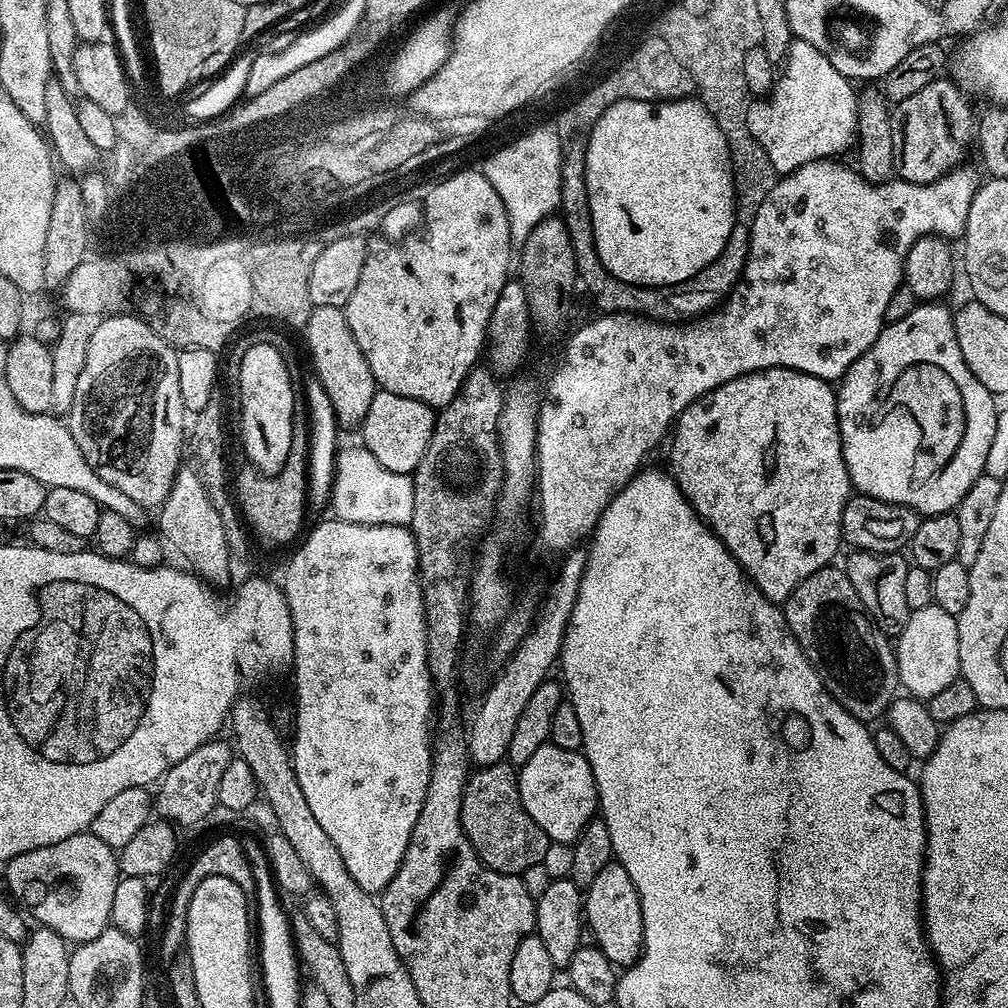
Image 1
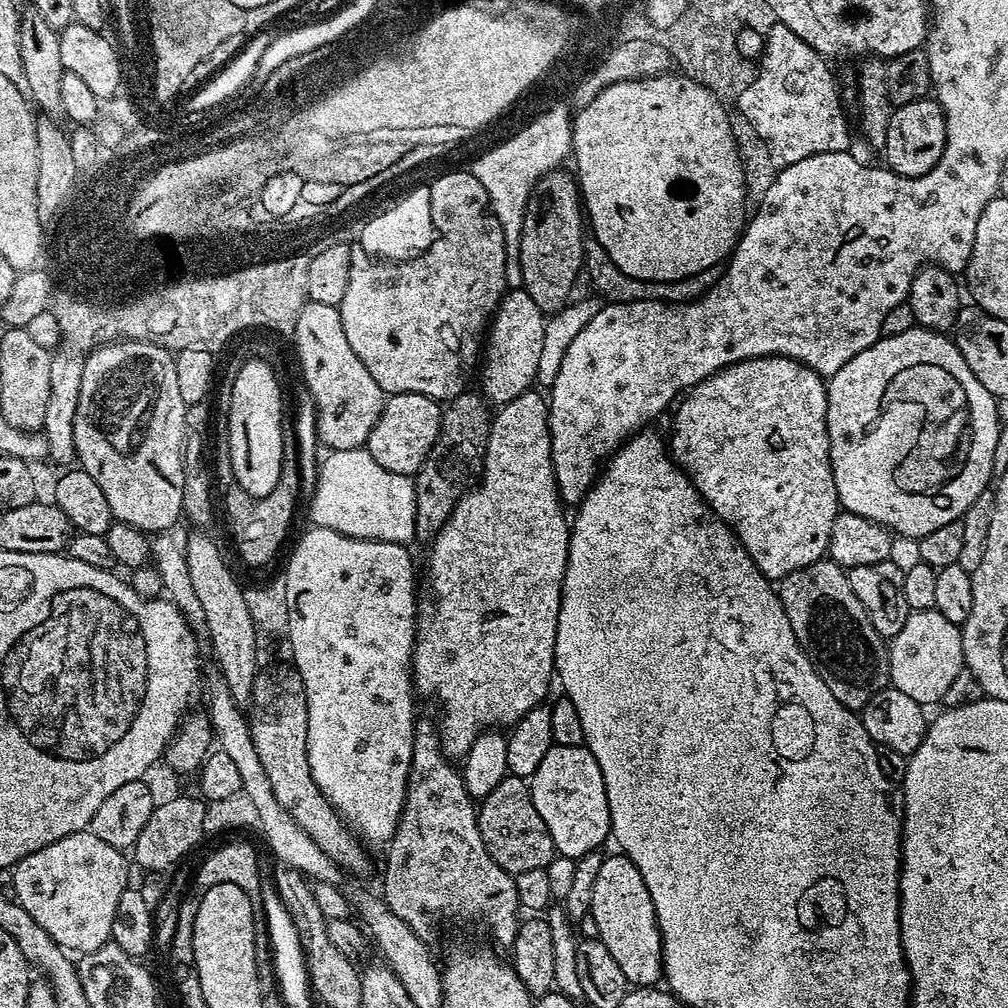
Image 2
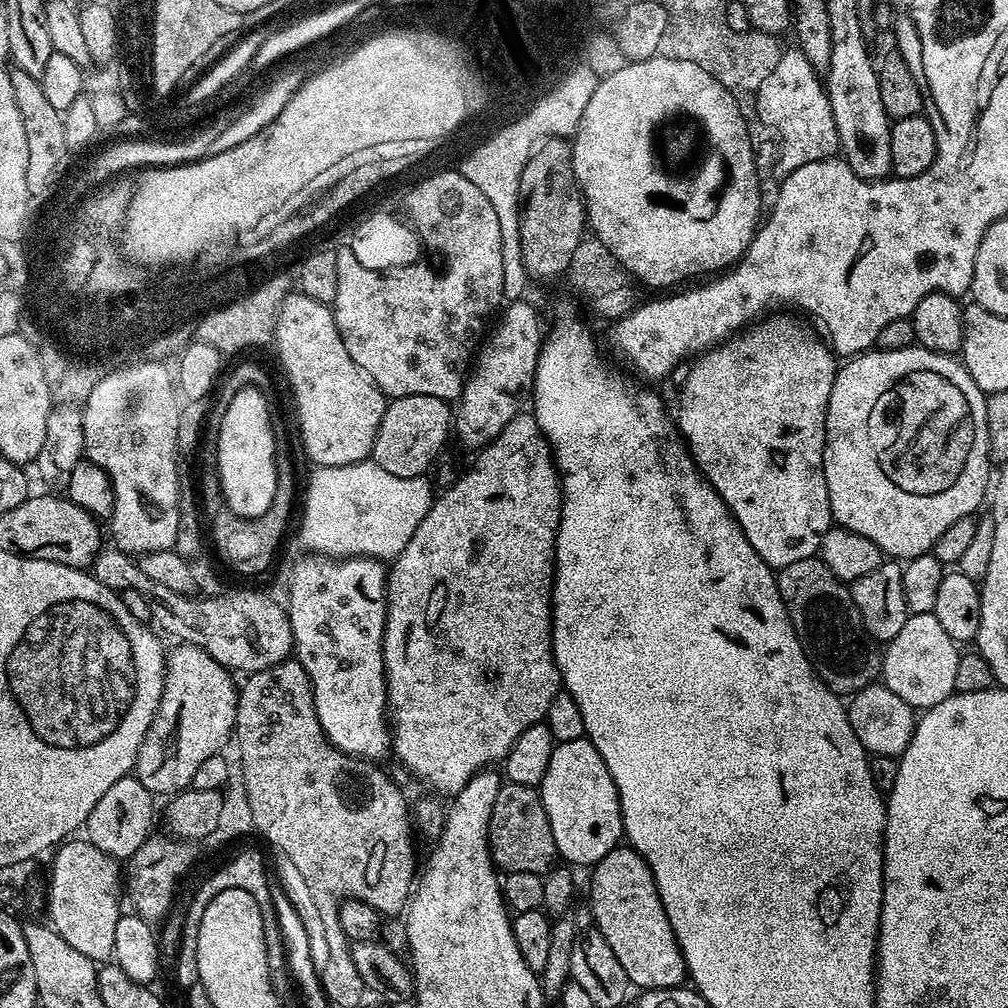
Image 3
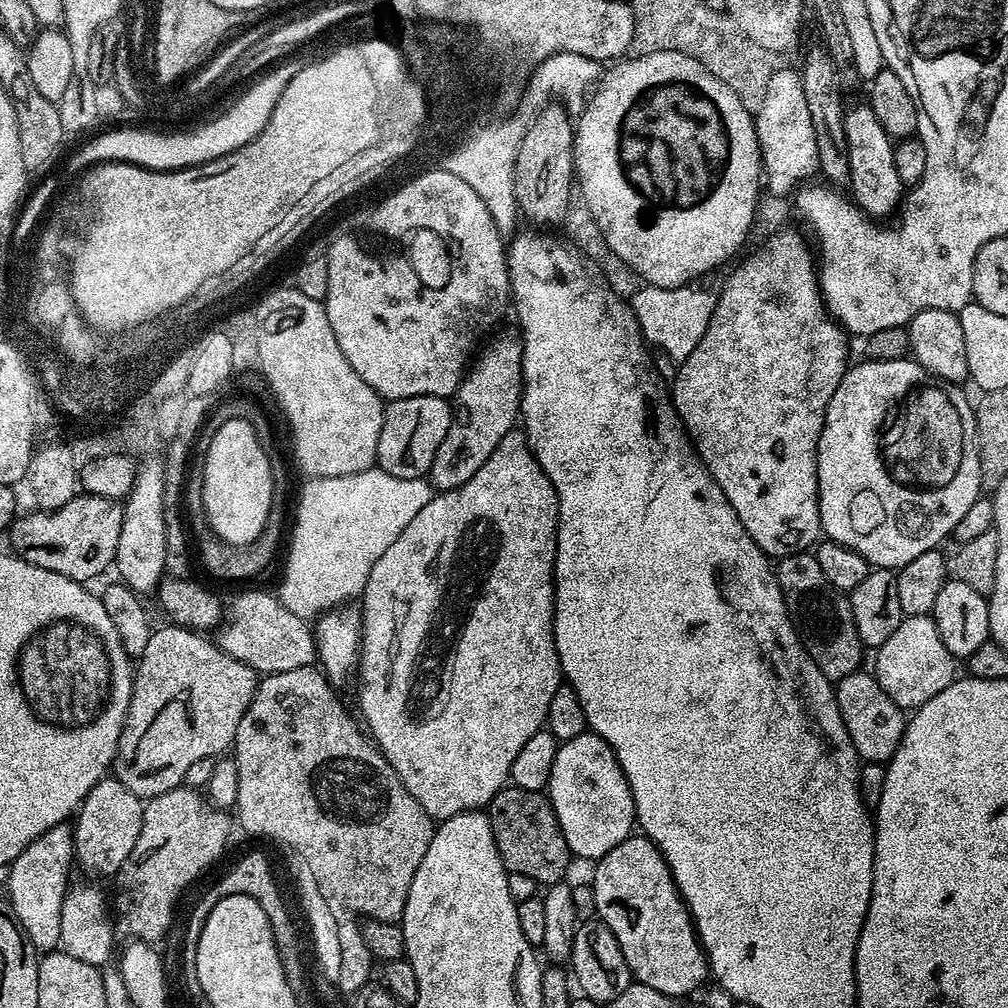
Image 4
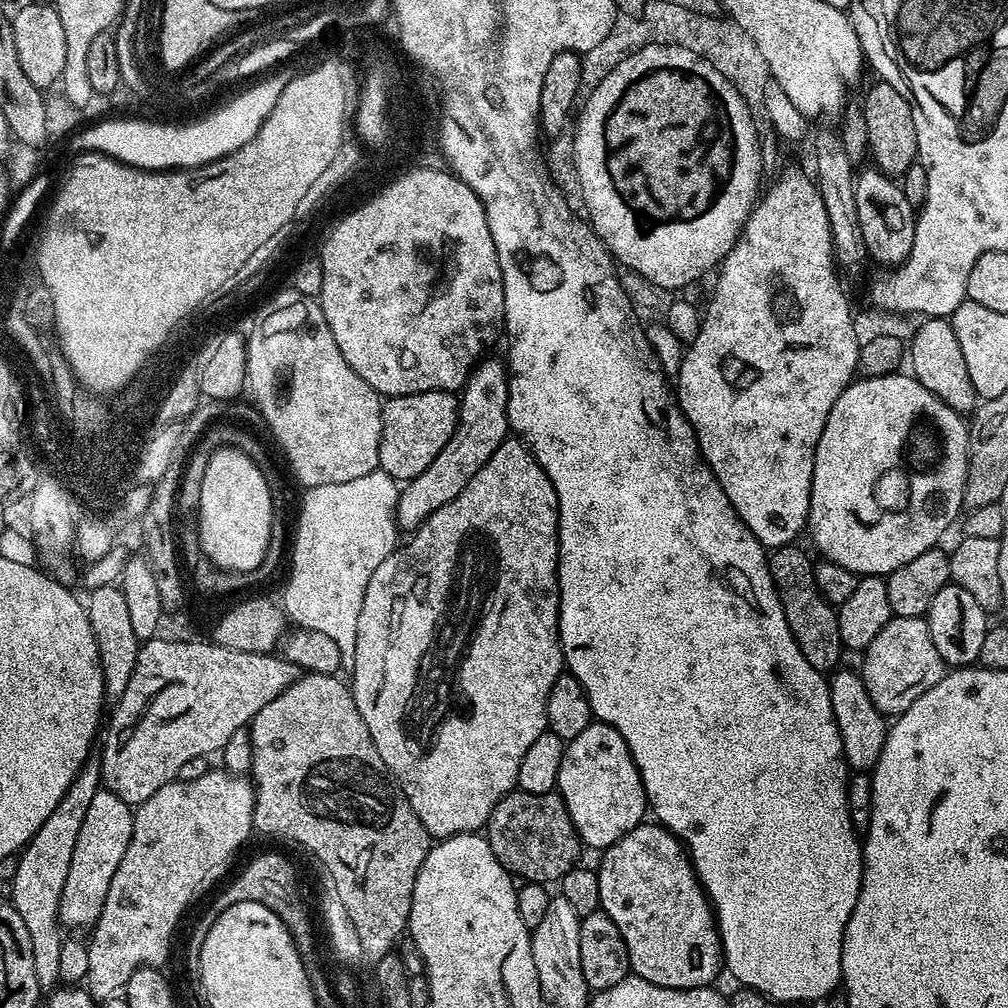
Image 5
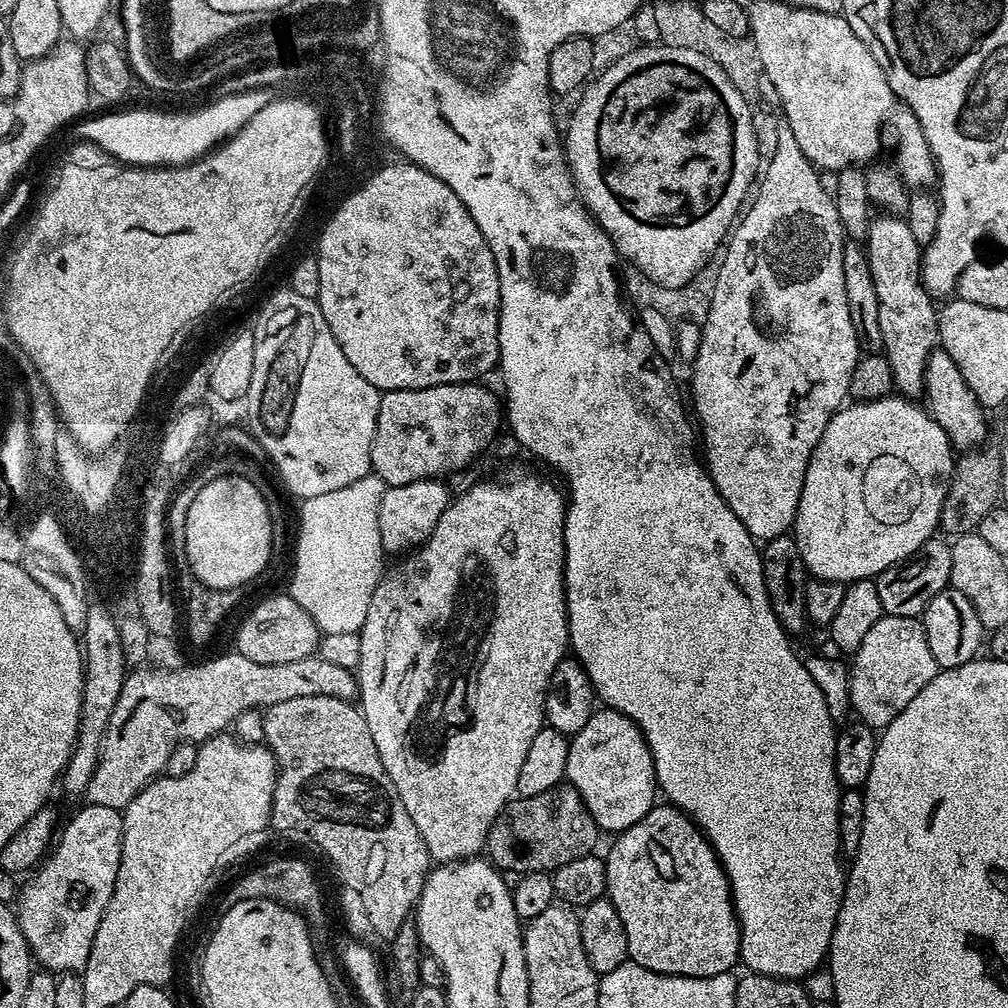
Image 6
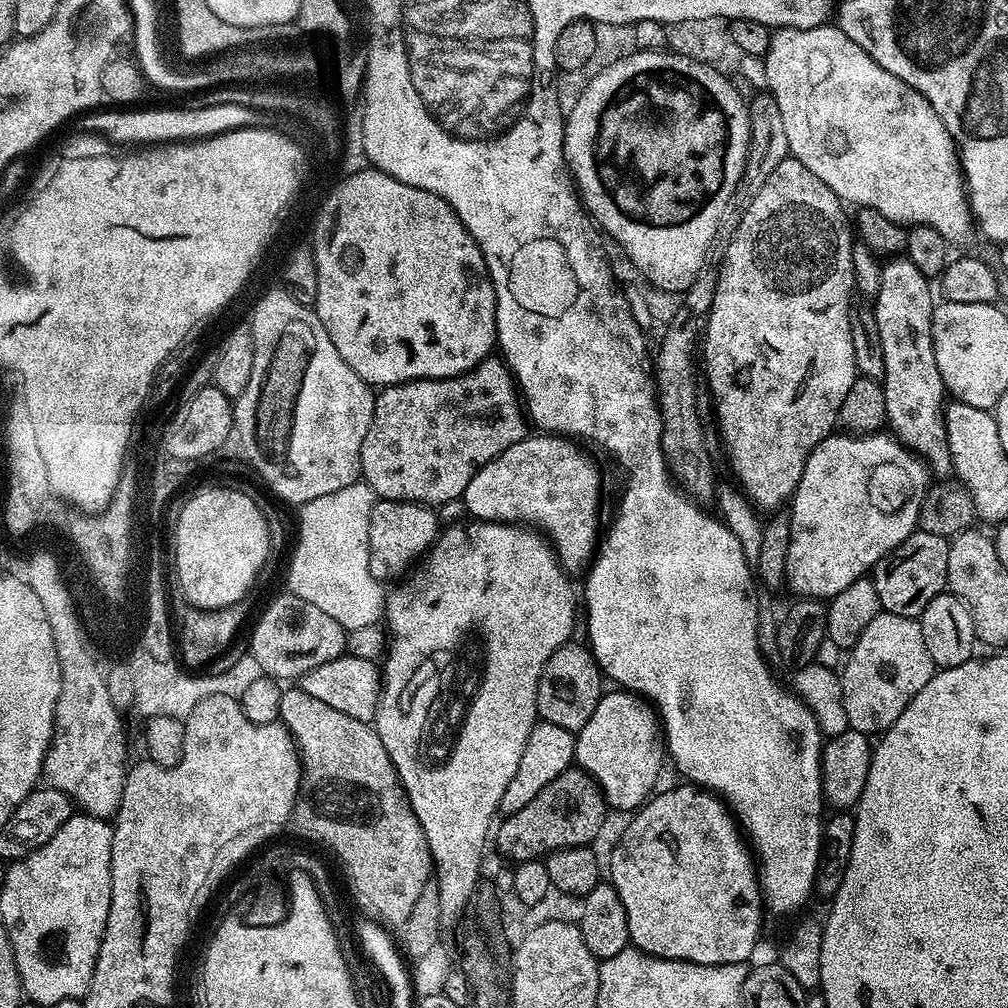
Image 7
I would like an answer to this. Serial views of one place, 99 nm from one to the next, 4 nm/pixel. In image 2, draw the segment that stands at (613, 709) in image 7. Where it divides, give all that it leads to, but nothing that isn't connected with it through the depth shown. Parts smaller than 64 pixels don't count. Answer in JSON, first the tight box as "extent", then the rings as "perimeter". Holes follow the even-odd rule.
{"extent":[530,744,612,861],"perimeter":[[[553,744],[550,750],[546,750],[546,758],[542,758],[538,770],[530,777],[530,787],[534,807],[538,809],[542,822],[546,822],[546,830],[550,830],[550,838],[559,855],[578,861],[586,854],[597,851],[604,839],[609,839],[612,823],[610,802],[606,802],[606,782],[602,782],[602,770],[598,770],[598,762],[594,762],[594,754],[590,754],[588,748]]]}

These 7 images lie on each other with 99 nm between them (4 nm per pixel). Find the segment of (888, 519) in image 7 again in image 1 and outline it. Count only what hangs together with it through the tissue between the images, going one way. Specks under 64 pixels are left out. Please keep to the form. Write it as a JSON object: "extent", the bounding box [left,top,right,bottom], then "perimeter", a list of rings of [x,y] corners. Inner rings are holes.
{"extent":[835,302,998,517],"perimeter":[[[920,302],[914,310],[910,310],[910,314],[906,314],[906,318],[902,318],[902,322],[885,323],[875,342],[849,366],[835,389],[836,417],[842,442],[842,454],[846,462],[846,470],[852,479],[853,489],[861,496],[913,508],[915,512],[920,513],[921,517],[951,512],[959,506],[962,498],[966,498],[966,490],[970,490],[970,486],[974,486],[977,478],[984,475],[986,453],[989,452],[990,441],[994,438],[998,411],[997,397],[990,390],[986,390],[986,386],[982,386],[982,382],[974,378],[970,366],[966,366],[966,358],[962,358],[962,350],[958,350],[953,315],[953,309],[951,307],[948,309],[944,302]]]}

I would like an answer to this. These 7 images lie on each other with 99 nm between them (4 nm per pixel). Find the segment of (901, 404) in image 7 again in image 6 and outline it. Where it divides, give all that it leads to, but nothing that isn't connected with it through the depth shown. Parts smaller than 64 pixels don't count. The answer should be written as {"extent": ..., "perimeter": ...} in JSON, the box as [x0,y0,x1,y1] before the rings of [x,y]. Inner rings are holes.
{"extent":[866,214,938,398],"perimeter":[[[880,214],[871,221],[866,239],[870,272],[873,274],[875,293],[878,294],[878,324],[881,327],[883,355],[887,356],[892,371],[895,391],[905,398],[916,398],[924,390],[924,371],[930,354],[938,344],[938,308],[934,298],[924,288],[920,277],[922,246],[914,242],[907,219],[899,216]]]}

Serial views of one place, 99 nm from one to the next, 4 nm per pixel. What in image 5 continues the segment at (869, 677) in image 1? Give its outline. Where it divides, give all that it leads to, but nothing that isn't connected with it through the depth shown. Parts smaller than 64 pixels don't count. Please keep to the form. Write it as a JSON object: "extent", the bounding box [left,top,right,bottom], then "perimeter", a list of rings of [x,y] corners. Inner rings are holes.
{"extent":[768,547,842,674],"perimeter":[[[796,547],[775,549],[768,557],[768,569],[782,602],[782,614],[786,614],[786,626],[790,626],[794,642],[798,642],[798,650],[802,650],[802,658],[806,658],[814,670],[828,674],[839,665],[836,663],[840,660],[840,652],[842,653],[837,609],[829,604],[814,582],[813,557],[808,557],[802,549]]]}

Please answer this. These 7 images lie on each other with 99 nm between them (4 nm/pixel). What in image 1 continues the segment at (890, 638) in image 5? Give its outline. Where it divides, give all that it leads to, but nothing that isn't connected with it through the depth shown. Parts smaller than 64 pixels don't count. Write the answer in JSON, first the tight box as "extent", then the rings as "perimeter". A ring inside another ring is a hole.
{"extent":[894,602,960,702],"perimeter":[[[935,602],[917,612],[909,611],[906,626],[894,644],[896,673],[907,695],[927,702],[960,676],[959,622]]]}

